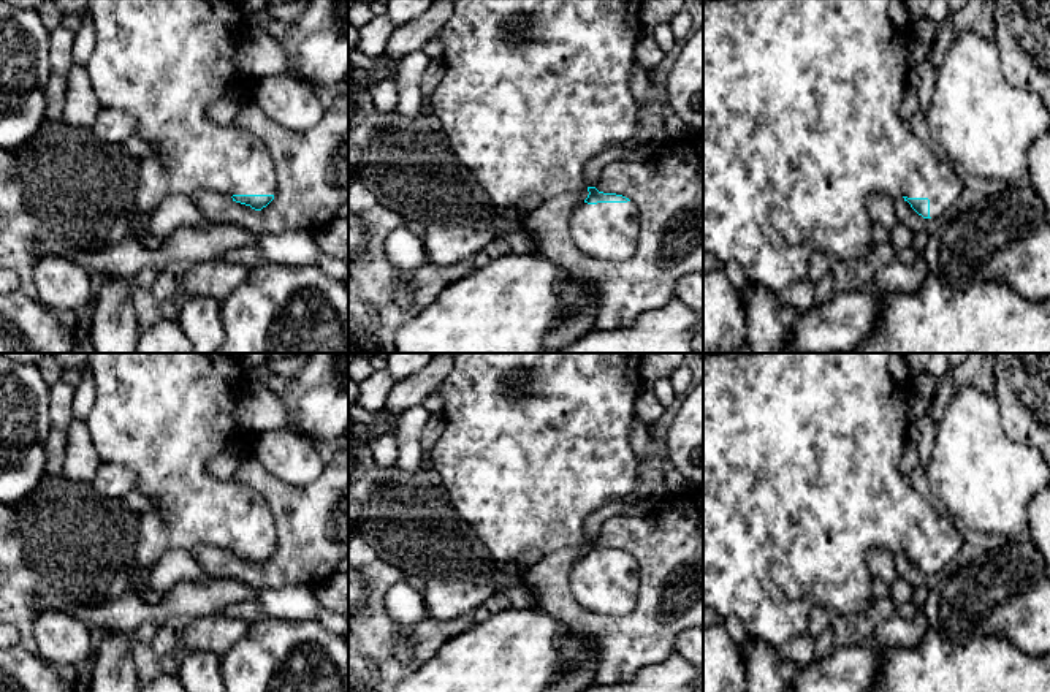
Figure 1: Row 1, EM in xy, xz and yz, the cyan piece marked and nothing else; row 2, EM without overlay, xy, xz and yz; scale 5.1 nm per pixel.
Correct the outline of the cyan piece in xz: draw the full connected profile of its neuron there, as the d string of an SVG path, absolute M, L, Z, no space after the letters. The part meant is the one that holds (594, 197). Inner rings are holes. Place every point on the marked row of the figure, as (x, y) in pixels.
M450 0L451 16L437 30L436 36L442 41L442 62L445 76L431 93L432 116L443 127L448 143L461 163L472 171L480 187L486 192L494 207L515 207L526 196L535 195L542 201L569 193L584 193L588 198L576 206L570 220L572 239L576 247L602 261L626 261L632 258L638 245L641 226L638 206L629 198L616 193L603 193L589 187L584 181L586 165L599 154L626 144L637 127L640 105L629 89L629 79L635 68L635 46L645 33L641 22L643 0Z

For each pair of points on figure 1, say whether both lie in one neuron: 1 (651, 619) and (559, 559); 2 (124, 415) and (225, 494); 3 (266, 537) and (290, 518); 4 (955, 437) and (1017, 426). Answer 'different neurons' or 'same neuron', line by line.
1: same neuron
2: same neuron
3: different neurons
4: different neurons

